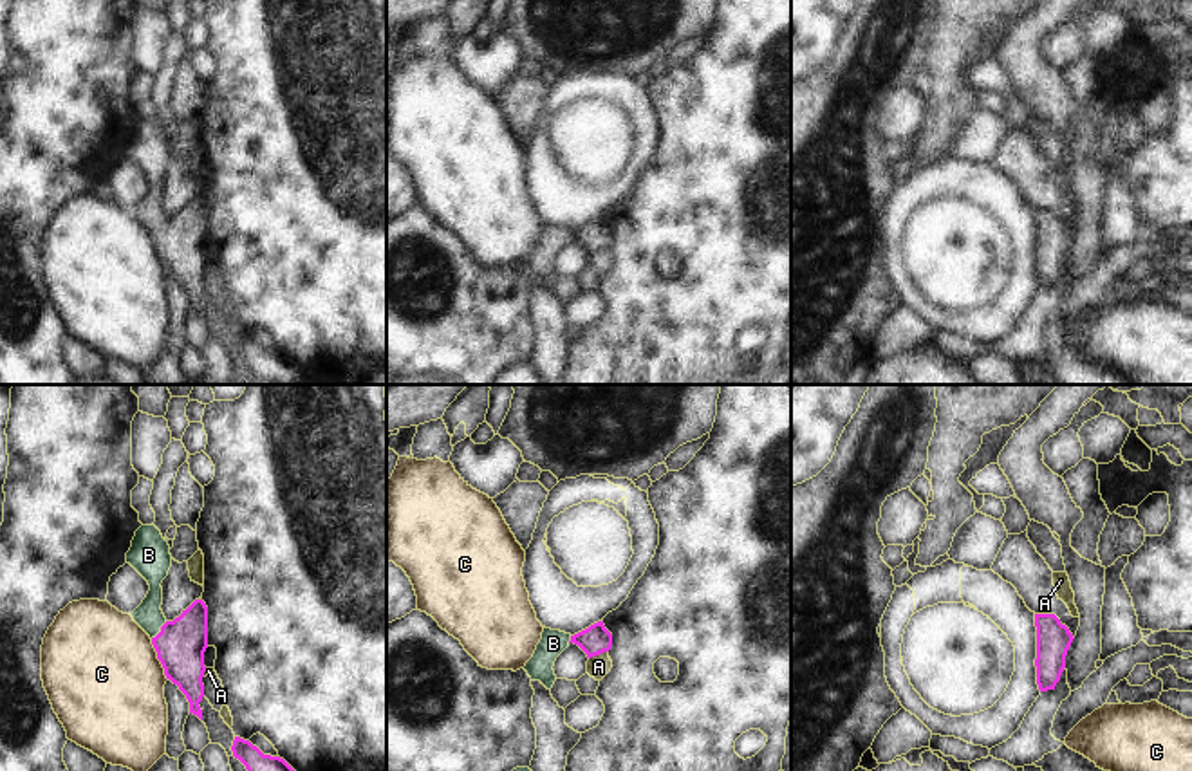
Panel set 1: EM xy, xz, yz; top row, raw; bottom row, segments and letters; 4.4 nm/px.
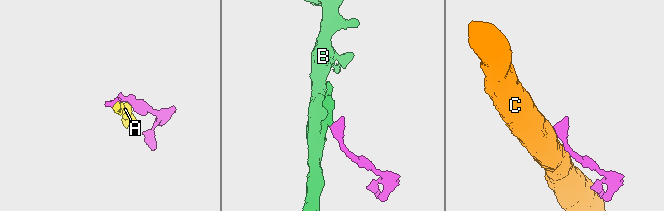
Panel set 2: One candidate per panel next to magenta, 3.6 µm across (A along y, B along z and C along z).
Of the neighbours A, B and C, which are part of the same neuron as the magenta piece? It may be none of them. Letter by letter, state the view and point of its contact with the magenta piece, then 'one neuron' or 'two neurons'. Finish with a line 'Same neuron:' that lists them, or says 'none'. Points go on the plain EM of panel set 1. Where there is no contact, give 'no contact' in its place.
A: xz (598, 250) | two neurons
B: xy (161, 226) | one neuron
C: xy (158, 253) | two neurons
Same neuron: B

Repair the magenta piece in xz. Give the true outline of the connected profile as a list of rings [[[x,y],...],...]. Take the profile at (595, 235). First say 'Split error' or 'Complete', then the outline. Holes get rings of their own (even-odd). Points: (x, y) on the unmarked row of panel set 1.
Split error. [[[598,217],[574,231],[544,222],[542,235],[536,240],[533,253],[524,262],[531,276],[540,276],[551,285],[556,276],[553,265],[554,256],[571,238],[578,240],[591,255],[610,246],[612,229],[605,224],[603,217]]]

